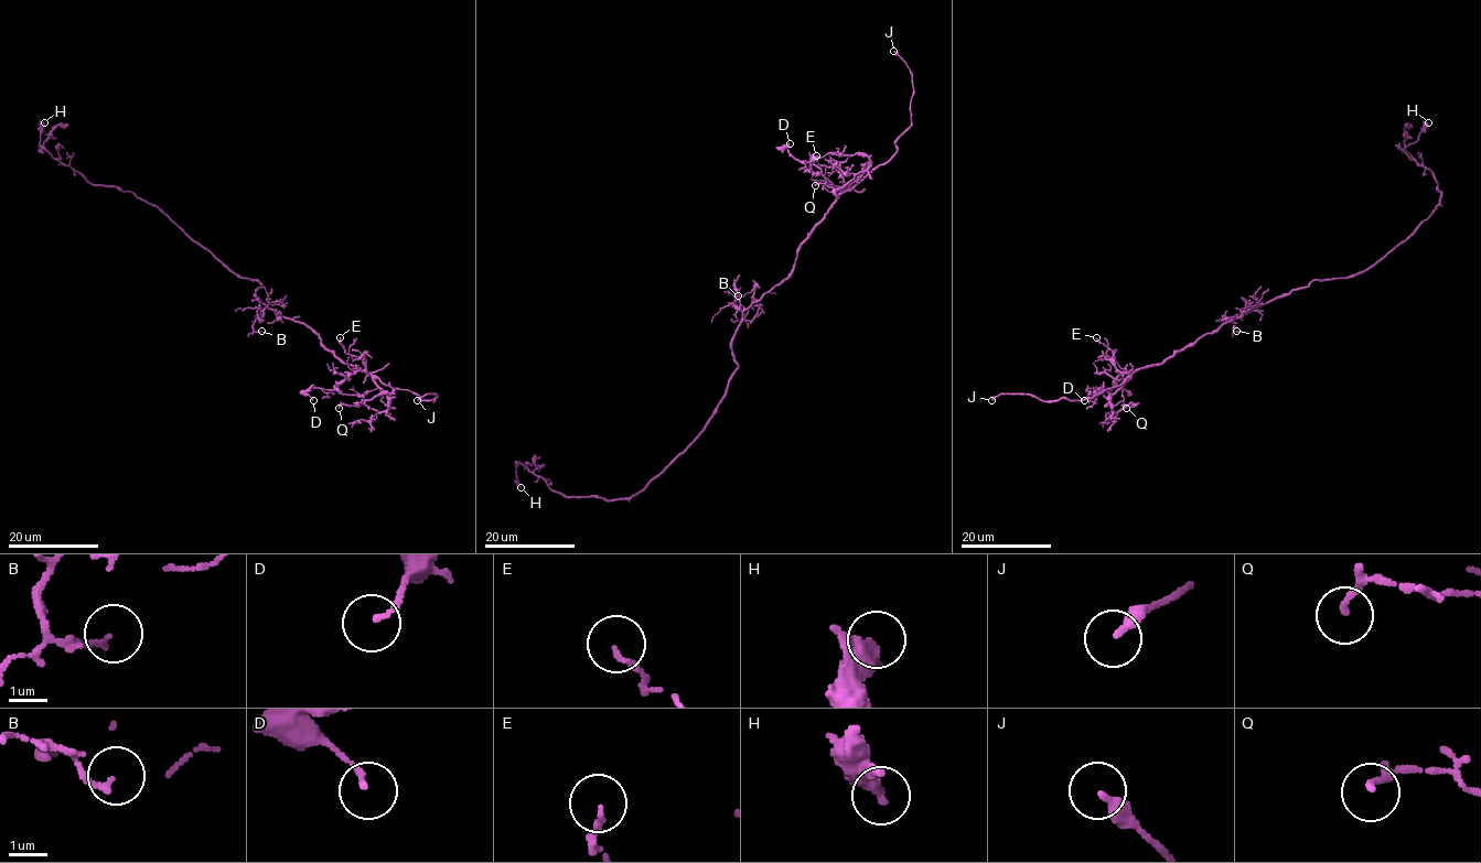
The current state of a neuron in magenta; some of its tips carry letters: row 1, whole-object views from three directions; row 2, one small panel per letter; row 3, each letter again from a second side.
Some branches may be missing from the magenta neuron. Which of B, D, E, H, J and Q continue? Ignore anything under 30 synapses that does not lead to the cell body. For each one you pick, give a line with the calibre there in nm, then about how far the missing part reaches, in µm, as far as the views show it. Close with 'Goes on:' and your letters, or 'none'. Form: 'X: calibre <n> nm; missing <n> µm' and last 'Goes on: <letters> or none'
J: calibre 320 nm; missing 5 µm
Goes on: J

